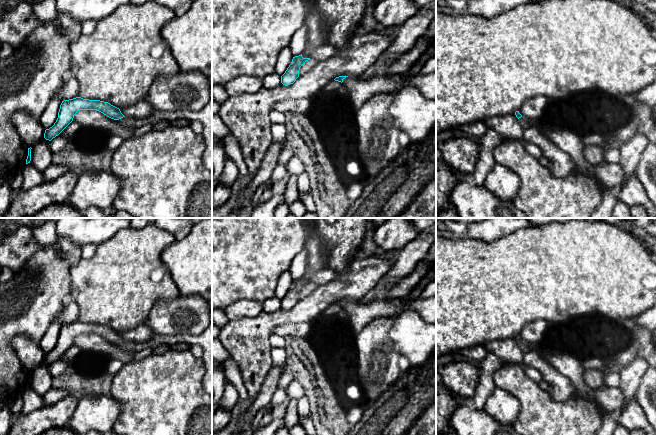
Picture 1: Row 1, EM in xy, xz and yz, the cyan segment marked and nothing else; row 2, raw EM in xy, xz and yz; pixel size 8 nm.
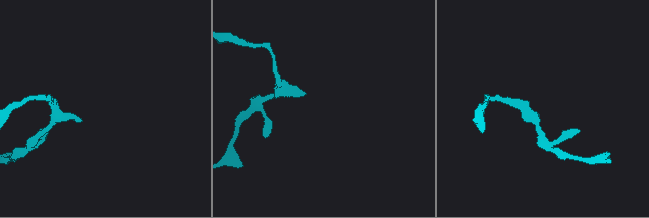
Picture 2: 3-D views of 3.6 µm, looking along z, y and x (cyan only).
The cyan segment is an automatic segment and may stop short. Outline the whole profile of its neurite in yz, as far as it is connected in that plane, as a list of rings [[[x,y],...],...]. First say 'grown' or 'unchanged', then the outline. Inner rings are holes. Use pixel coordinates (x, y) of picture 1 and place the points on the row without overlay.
grown | [[[516,335],[515,339],[524,352],[526,352],[529,347],[533,347],[546,362],[566,376],[571,381],[576,396],[587,399],[594,397],[594,391],[588,387],[584,381],[583,374],[585,369],[580,363],[579,357],[563,352],[555,352],[546,348],[540,348],[539,344],[532,346],[530,343],[523,341],[519,335]]]

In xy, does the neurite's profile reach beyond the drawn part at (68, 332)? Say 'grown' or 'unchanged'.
grown

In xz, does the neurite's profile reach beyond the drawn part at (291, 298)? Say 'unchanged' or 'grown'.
unchanged

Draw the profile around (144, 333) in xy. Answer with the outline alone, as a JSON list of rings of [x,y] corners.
[[[145,323],[127,332],[119,333],[125,341],[136,343],[146,343],[147,341],[158,336],[157,334],[153,333],[149,326],[146,325]]]

